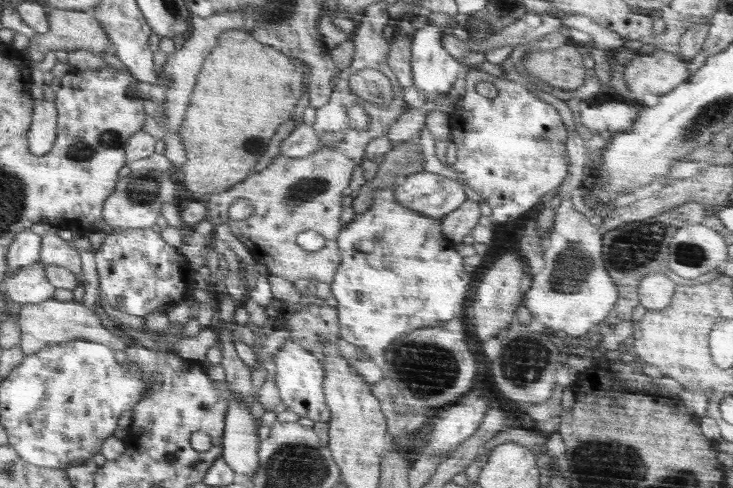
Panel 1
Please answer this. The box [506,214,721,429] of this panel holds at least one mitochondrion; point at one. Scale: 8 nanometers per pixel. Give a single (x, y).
(644, 242)

